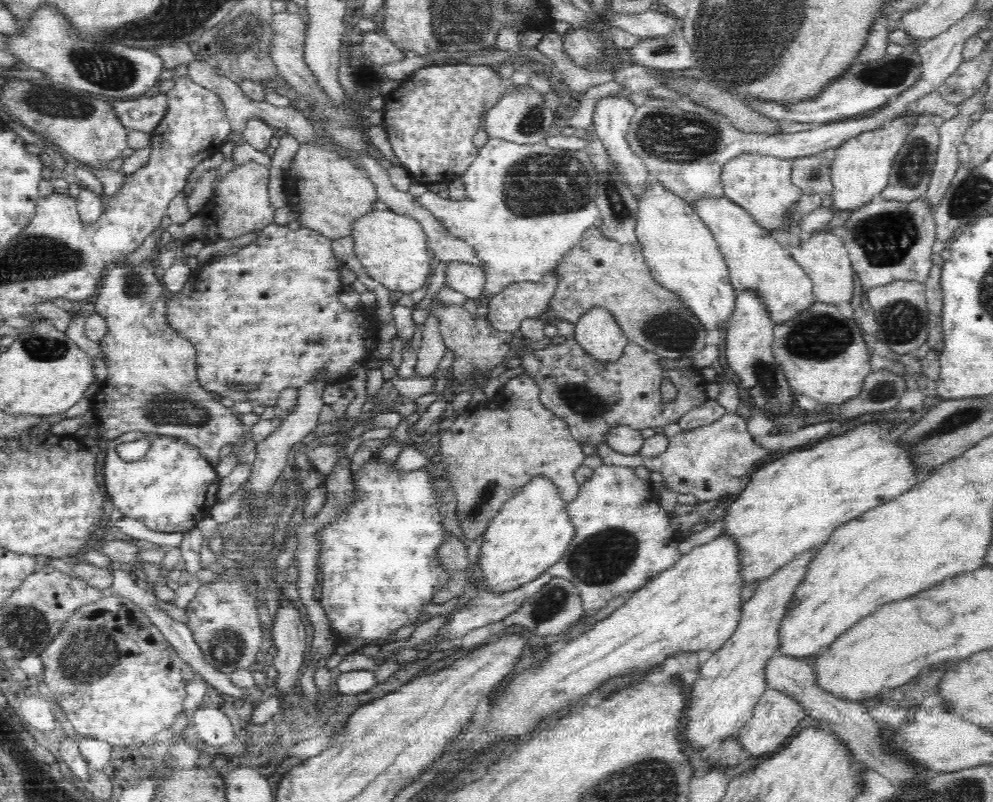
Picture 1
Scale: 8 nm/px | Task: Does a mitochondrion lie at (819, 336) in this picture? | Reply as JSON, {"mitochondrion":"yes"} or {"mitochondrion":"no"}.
{"mitochondrion":"yes"}

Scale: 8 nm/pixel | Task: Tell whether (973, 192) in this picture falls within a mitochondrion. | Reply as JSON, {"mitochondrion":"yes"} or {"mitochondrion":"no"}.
{"mitochondrion":"yes"}

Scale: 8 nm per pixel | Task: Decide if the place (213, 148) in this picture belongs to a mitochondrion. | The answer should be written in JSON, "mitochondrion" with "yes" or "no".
{"mitochondrion":"no"}

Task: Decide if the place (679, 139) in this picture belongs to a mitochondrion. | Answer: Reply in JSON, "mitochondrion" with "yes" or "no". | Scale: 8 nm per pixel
{"mitochondrion":"yes"}

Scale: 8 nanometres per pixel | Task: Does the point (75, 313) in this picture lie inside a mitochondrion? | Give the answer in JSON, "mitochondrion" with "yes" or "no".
{"mitochondrion":"no"}

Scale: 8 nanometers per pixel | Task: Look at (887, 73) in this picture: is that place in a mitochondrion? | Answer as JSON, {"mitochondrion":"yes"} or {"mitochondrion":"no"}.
{"mitochondrion":"yes"}

